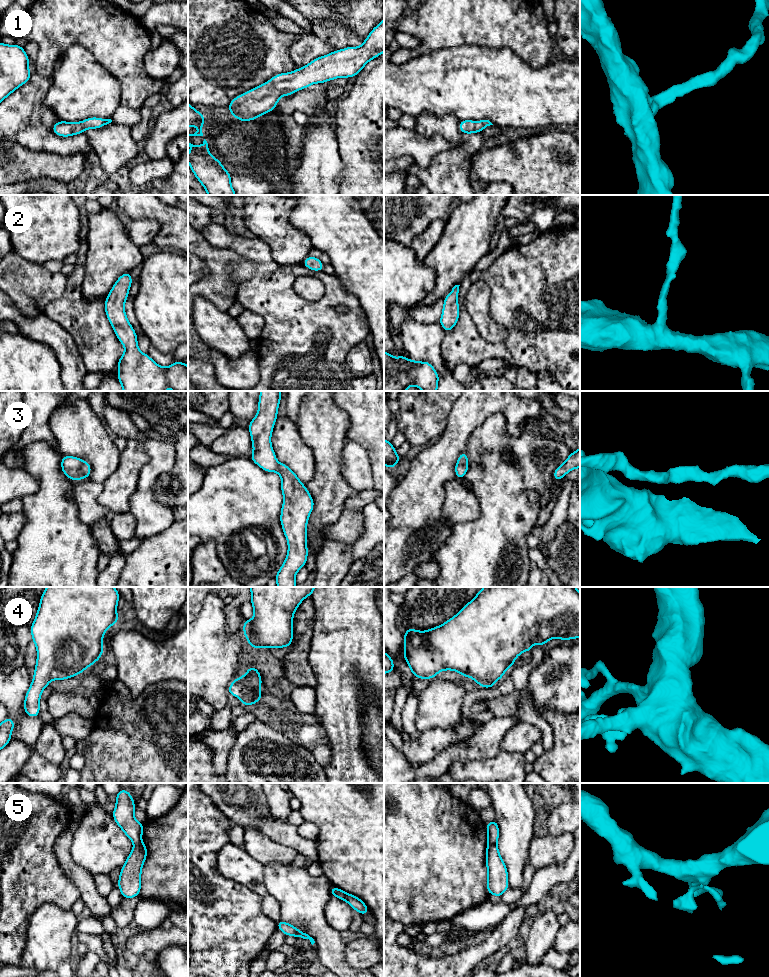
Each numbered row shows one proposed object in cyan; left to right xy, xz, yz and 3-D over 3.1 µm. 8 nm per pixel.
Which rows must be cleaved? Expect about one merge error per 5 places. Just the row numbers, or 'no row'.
5

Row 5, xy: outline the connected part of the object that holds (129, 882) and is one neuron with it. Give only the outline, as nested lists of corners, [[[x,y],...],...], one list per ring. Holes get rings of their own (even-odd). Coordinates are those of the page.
[[[141,843],[134,845],[125,864],[121,868],[118,879],[118,887],[126,899],[132,899],[140,894],[141,890],[141,872],[147,858],[147,847]]]

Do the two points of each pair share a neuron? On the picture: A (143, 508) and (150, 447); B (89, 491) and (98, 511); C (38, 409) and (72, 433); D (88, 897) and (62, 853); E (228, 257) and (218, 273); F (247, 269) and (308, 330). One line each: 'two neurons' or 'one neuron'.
A: one neuron
B: one neuron
C: two neurons
D: one neuron
E: one neuron
F: two neurons

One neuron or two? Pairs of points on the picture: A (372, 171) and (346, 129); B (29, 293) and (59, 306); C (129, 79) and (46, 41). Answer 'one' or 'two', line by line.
A: one
B: two
C: one

